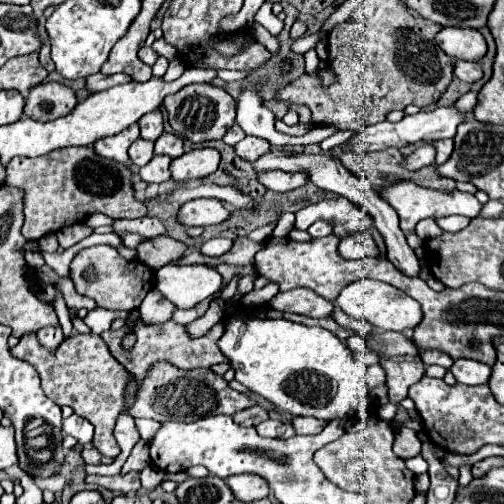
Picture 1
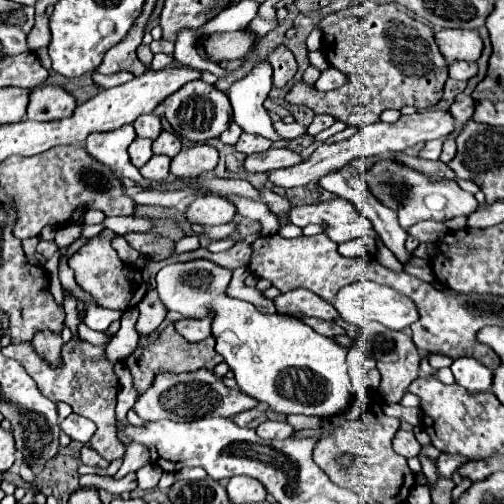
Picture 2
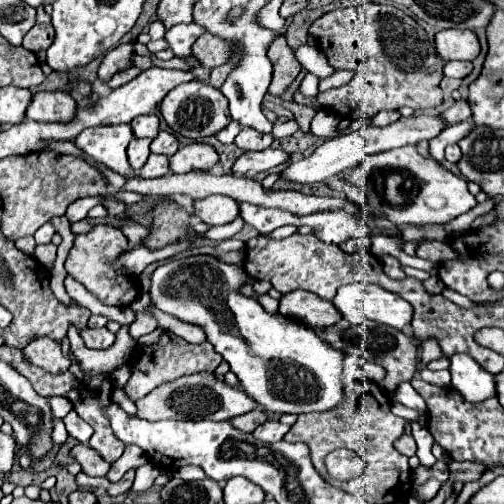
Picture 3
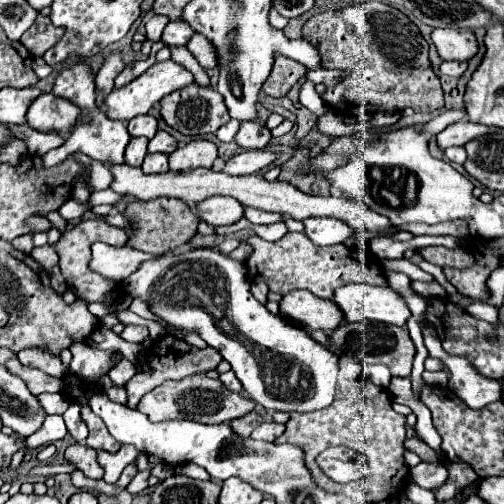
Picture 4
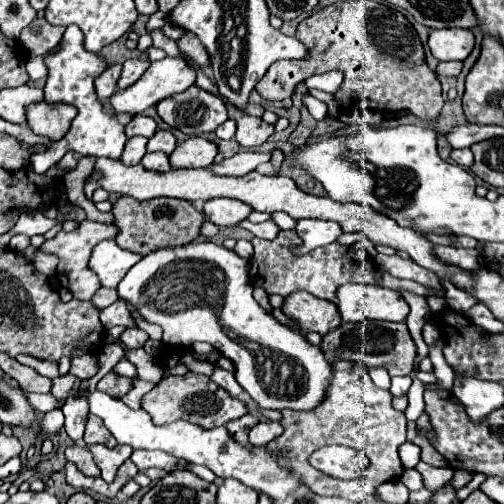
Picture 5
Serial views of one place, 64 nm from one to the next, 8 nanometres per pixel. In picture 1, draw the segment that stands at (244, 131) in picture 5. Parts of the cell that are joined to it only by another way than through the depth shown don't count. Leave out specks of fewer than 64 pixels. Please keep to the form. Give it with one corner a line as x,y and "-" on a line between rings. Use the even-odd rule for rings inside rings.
246,136
244,140
240,140
236,146
234,146
236,154
242,158
242,160
248,160
248,162
256,162
260,156
264,156
268,150
270,150
270,144
266,140
260,140
256,136

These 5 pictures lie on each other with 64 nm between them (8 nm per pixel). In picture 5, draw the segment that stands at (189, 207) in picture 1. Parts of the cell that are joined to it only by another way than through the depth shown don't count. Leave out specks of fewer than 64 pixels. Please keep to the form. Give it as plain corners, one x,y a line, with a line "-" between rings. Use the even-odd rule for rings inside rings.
212,198
204,204
202,212
206,220
214,222
216,226
228,228
228,226
236,226
242,220
246,220
252,208
248,208
248,204
242,204
234,198

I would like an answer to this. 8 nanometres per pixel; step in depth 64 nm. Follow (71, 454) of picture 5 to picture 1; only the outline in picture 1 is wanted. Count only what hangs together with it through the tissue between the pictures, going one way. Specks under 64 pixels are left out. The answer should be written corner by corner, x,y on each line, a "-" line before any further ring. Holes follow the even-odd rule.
86,446
86,448
84,448
82,458
84,458
86,464
110,464
114,461
113,458
102,456
102,454
100,454
96,448
92,448
92,446

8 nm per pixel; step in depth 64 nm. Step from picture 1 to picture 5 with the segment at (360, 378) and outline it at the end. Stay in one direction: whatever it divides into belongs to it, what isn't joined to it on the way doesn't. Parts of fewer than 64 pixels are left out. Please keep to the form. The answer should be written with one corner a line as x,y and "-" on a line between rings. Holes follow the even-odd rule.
190,242
186,246
180,246
180,248
162,248
162,250
156,250
156,252
150,252
148,256
144,256
136,266
130,268
130,272
122,278
120,282
120,288
118,290
118,296
124,298
132,308
138,308
138,314
144,316
148,322
154,322
158,326
162,326
164,330
164,338
162,342
164,344
172,344
172,346
192,346
194,340
200,340
200,342
208,342
212,344
222,356
226,356
228,360
234,362
234,374
236,374
236,380
238,384
252,396
252,400
258,402
258,406
262,408
272,408
272,410
314,410
316,406
320,406
324,400
326,400
326,392
328,392
328,386
332,382
332,374
334,374
334,368
332,368
332,362
326,358
326,354
322,352
322,348
310,344
306,340
306,336
302,336
300,330
292,330
290,326
286,324
280,324
272,314
268,314
264,308
260,308
260,304
252,298
252,284
250,284
250,278
248,278
248,260
236,256
232,250
226,250
224,246
218,246
218,244
212,244
212,242

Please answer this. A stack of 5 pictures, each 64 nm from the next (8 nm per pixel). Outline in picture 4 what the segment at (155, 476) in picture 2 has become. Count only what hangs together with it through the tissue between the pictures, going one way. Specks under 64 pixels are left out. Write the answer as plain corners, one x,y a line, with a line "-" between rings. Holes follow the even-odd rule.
140,470
136,476
134,476
134,480
128,484
128,492
130,494
138,494
138,492
142,492
142,490
146,490
148,488
148,478
150,478
150,470

